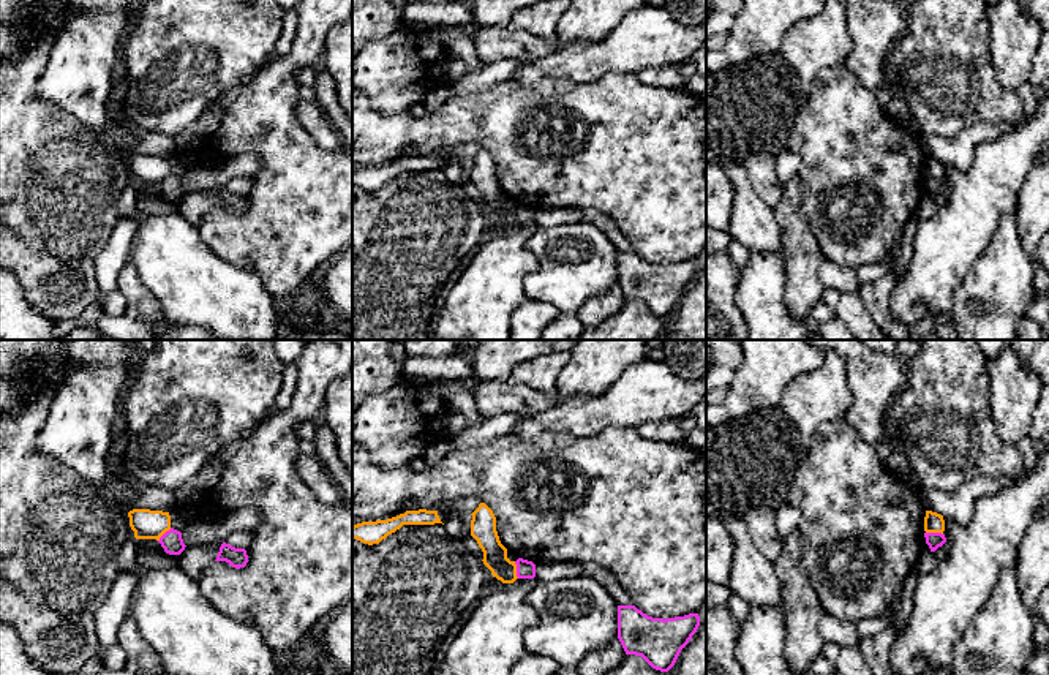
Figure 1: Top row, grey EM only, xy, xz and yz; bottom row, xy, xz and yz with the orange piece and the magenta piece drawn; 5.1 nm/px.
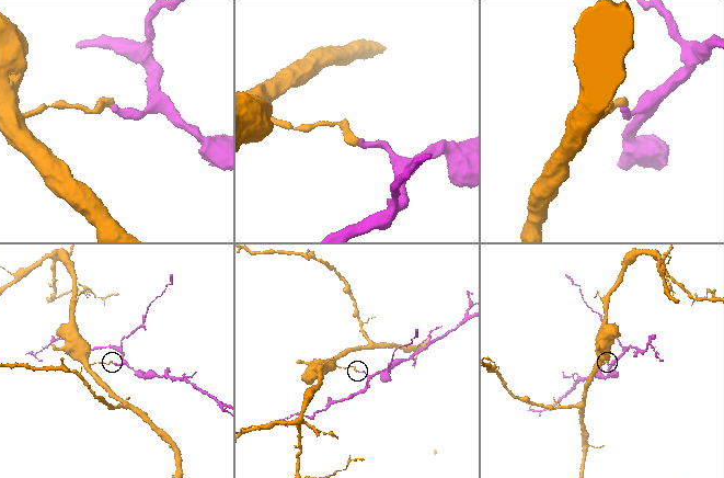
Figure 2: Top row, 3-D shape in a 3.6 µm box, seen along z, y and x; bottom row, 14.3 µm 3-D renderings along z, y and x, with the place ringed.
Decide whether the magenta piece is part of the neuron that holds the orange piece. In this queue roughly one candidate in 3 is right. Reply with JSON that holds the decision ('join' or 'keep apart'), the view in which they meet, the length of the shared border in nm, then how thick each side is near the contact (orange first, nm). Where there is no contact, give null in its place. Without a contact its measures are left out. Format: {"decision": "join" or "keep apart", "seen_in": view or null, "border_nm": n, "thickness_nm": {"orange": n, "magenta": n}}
{"decision": "keep apart", "seen_in": "xz", "border_nm": 90, "thickness_nm": {"orange": 130, "magenta": 100}}

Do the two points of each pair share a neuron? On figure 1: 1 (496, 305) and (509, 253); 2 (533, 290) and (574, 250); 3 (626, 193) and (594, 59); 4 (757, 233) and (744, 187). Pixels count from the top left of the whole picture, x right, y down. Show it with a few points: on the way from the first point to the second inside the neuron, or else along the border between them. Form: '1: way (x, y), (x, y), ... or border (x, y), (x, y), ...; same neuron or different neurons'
1: way (496, 293), (496, 271), (500, 266); same neuron
2: way (542, 282), (564, 260); same neuron
3: border (634, 73), (605, 73), (591, 82), (561, 78); different neurons
4: way (752, 222), (746, 198); same neuron

